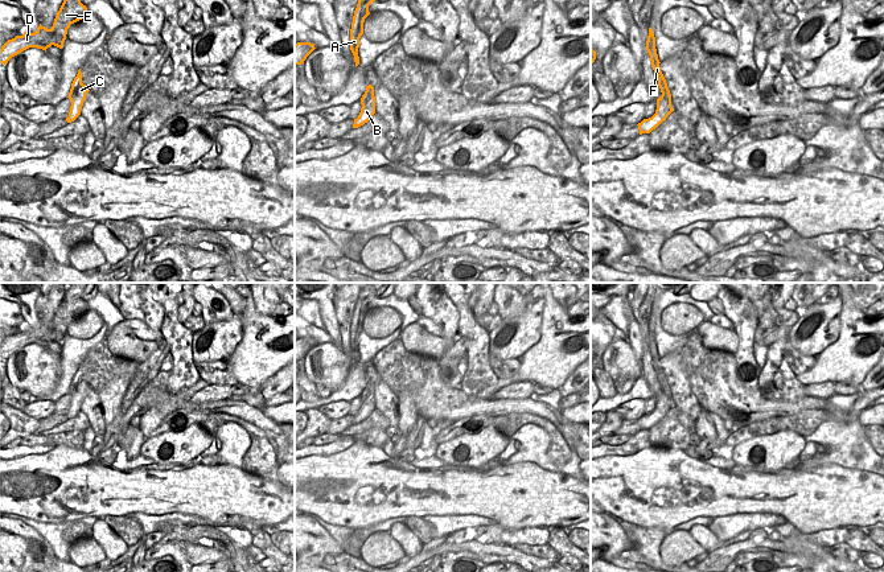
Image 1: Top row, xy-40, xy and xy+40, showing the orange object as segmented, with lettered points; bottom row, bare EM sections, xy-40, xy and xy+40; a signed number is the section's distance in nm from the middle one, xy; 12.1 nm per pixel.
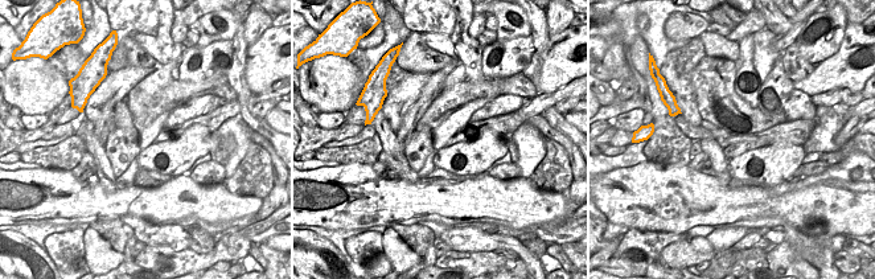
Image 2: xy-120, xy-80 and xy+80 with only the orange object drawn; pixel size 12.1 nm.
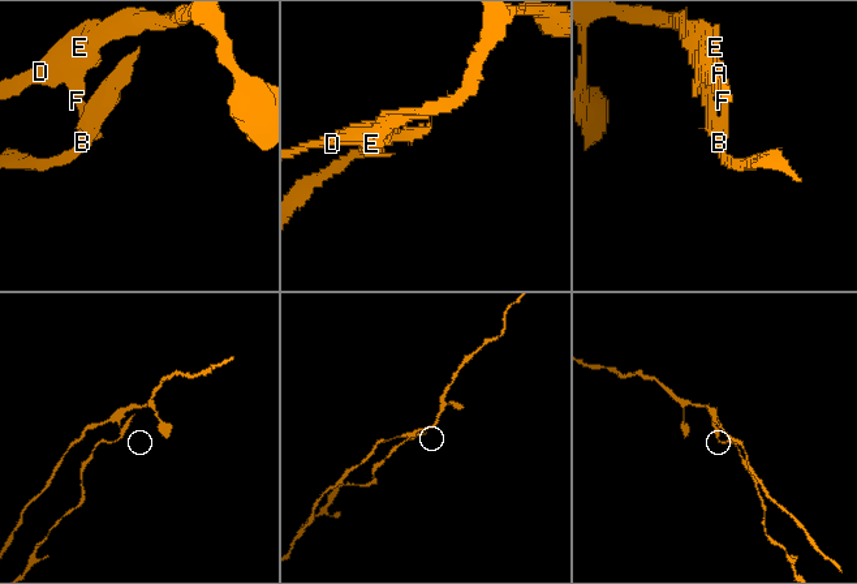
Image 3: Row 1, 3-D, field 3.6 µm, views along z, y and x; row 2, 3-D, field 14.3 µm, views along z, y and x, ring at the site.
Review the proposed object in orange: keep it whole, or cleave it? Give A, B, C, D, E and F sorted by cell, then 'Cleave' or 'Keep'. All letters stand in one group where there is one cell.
Groups: A D E F / B C. Cleave.

